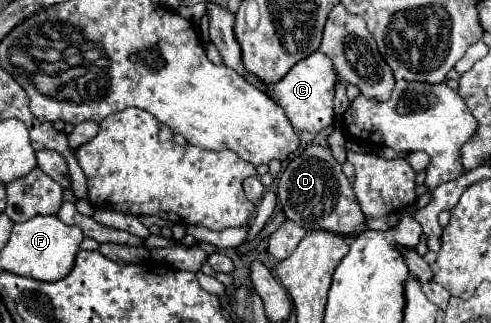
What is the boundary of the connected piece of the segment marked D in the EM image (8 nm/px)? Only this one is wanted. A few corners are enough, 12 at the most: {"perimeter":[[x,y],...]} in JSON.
{"perimeter":[[308,145],[278,181],[286,219],[306,231],[366,229],[342,165]]}

